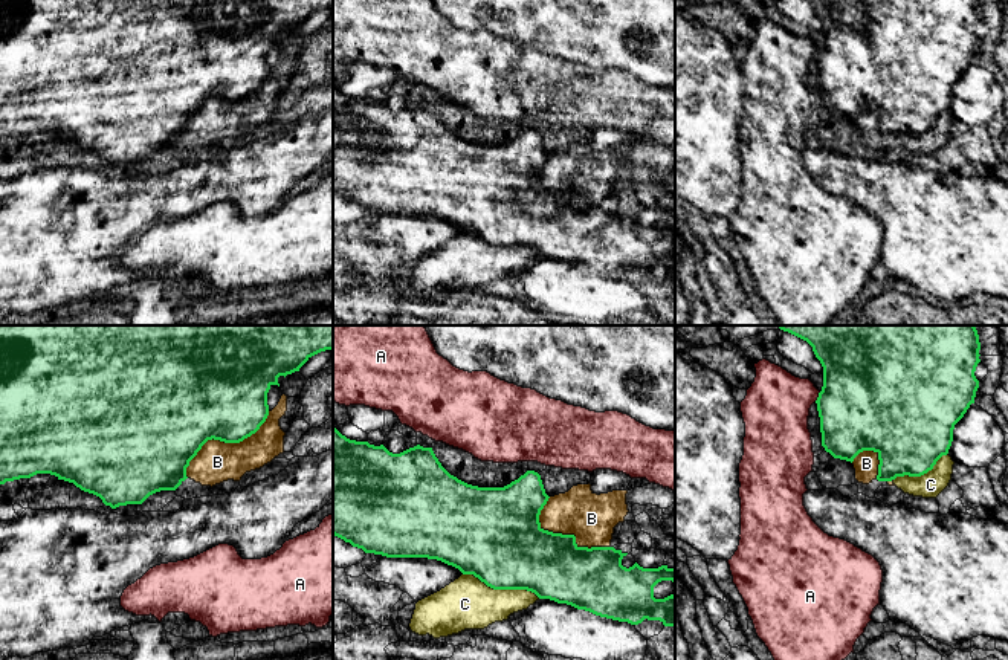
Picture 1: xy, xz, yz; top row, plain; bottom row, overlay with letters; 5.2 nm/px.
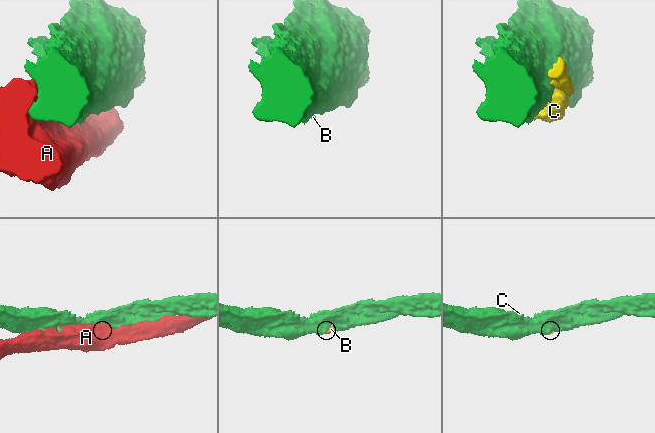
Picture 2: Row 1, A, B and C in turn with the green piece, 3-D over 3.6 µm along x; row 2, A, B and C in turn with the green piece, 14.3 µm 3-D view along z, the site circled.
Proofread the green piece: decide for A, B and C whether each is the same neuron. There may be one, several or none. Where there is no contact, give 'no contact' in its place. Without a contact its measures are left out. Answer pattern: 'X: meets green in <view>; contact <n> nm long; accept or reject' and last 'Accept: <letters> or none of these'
A: meets green in yz; contact 70 nm long; reject
B: meets green in xz; contact 420 nm long; reject
C: meets green in xz; contact 420 nm long; reject
Accept: none of these

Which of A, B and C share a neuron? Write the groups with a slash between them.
A / B C

